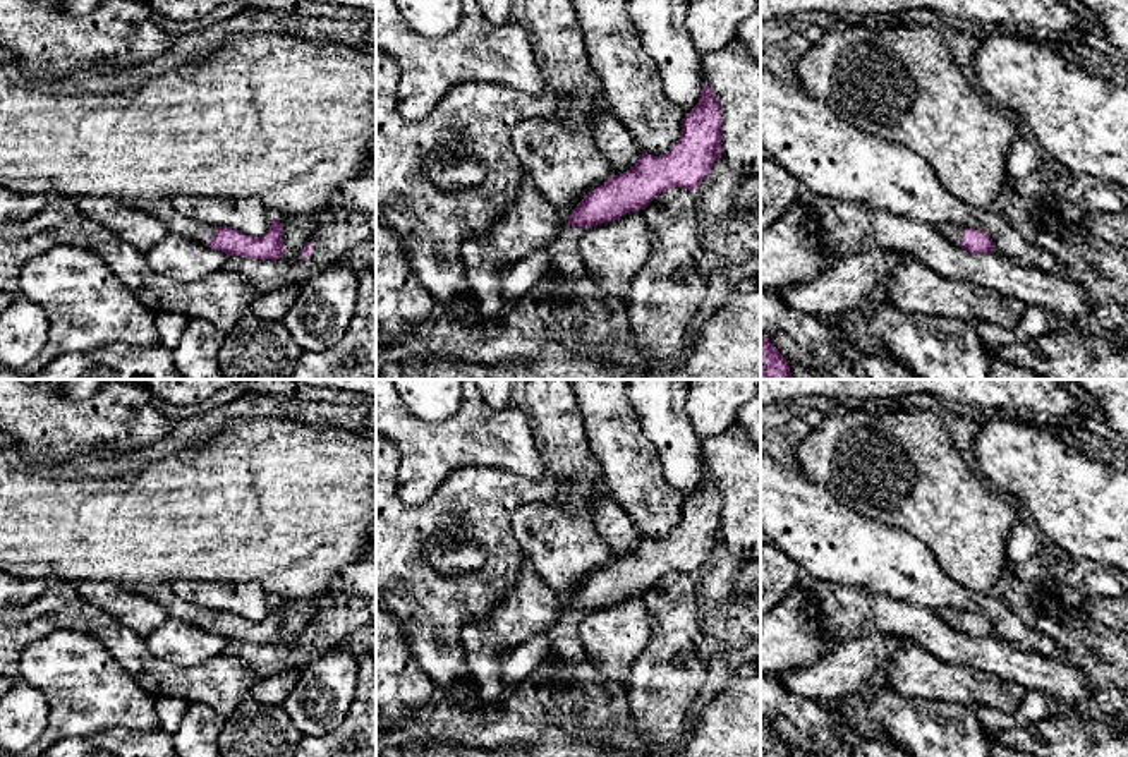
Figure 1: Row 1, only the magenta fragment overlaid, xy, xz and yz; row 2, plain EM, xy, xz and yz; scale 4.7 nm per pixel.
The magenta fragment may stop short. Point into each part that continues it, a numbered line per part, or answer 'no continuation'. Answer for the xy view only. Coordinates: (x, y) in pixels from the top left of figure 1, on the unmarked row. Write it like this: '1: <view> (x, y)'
1: xy (163, 594)

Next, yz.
1: yz (953, 617)

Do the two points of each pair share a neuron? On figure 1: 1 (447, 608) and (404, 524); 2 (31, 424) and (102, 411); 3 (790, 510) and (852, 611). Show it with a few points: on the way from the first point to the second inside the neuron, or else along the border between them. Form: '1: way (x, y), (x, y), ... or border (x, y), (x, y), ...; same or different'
1: way (430, 587), (404, 560), (404, 545); same
2: way (48, 424), (84, 424); same
3: border (806, 575), (816, 581), (862, 586), (873, 593); different

